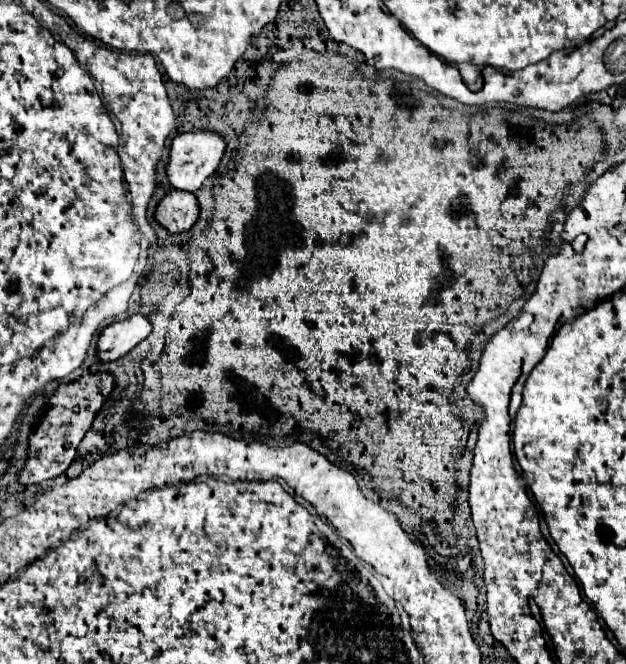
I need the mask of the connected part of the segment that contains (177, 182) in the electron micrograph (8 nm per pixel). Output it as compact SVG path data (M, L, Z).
M189 132L175 136L171 142L169 162L165 166L165 174L171 188L195 194L205 182L205 178L217 170L223 154L225 154L225 140L217 132Z

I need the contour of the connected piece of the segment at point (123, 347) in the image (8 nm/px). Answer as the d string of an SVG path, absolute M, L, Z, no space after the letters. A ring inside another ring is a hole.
M135 314L127 320L107 326L97 340L97 360L115 362L123 358L131 348L135 348L141 340L145 340L149 332L151 322L141 314Z

